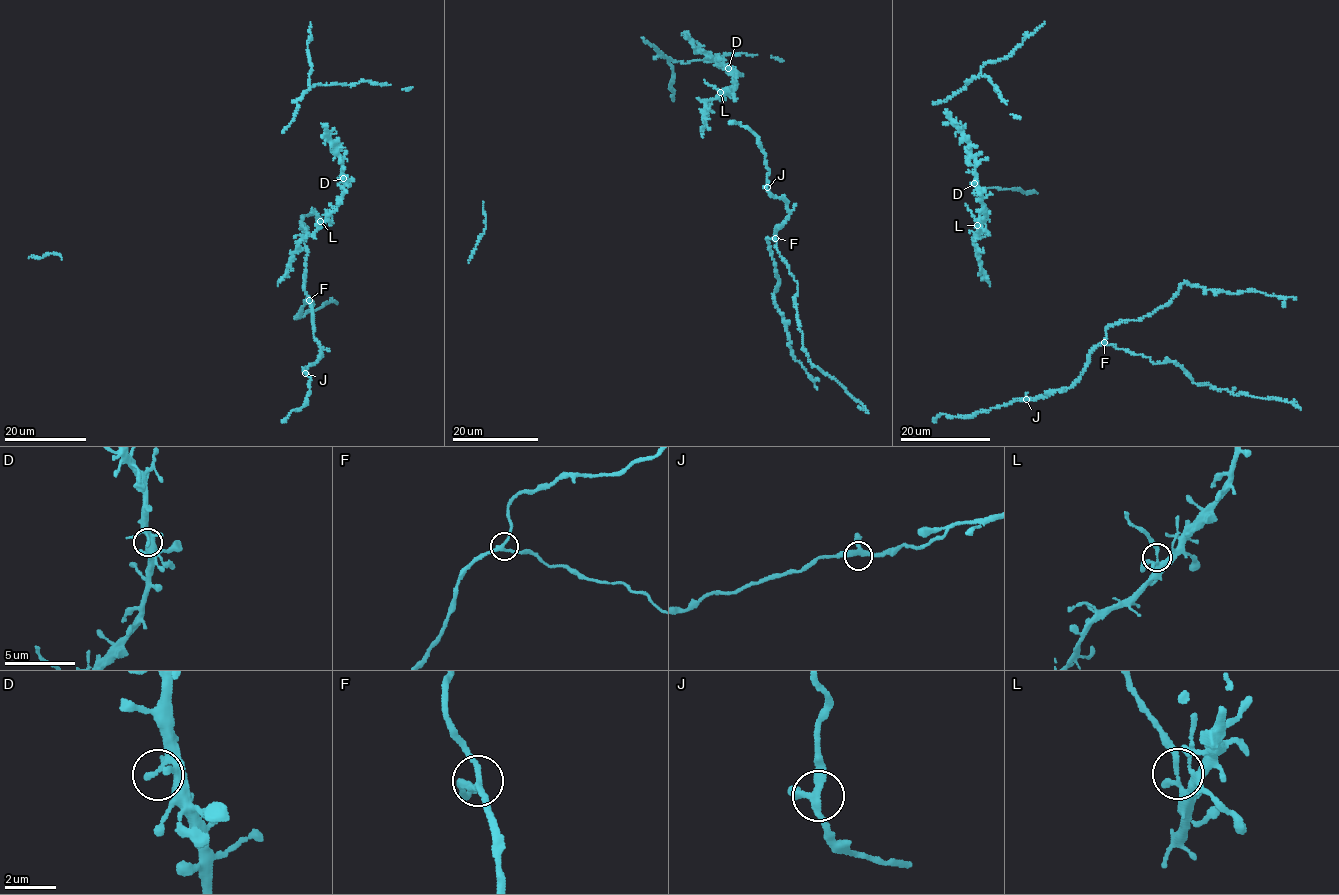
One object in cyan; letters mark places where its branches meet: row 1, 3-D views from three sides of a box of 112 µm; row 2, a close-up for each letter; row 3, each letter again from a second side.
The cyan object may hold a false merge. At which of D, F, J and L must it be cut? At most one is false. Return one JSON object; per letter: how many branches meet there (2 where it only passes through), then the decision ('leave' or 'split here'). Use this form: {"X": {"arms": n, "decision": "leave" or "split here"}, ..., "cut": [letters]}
{"D": {"arms": 3, "decision": "leave"}, "F": {"arms": 3, "decision": "leave"}, "J": {"arms": 3, "decision": "leave"}, "L": {"arms": 3, "decision": "split here"}, "cut": ["L"]}

